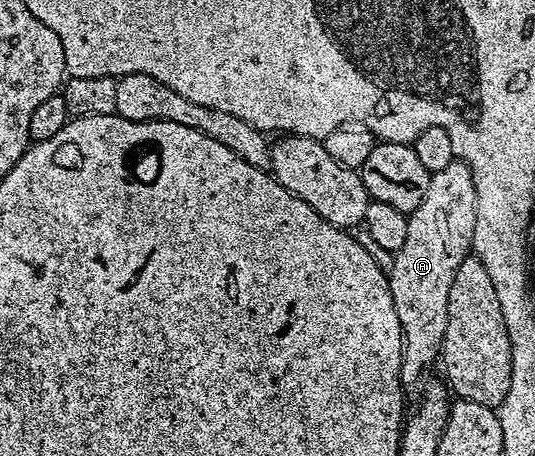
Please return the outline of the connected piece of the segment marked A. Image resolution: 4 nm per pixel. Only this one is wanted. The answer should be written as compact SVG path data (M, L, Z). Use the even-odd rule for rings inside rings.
M456 161L445 165L445 169L431 172L429 189L425 189L421 205L408 214L409 233L405 233L405 245L394 252L392 259L395 260L389 266L387 276L403 330L399 380L404 388L411 389L415 382L418 384L428 374L427 366L440 358L449 309L449 288L457 274L457 265L473 251L471 242L477 225L478 200L479 193L475 190L469 165Z

